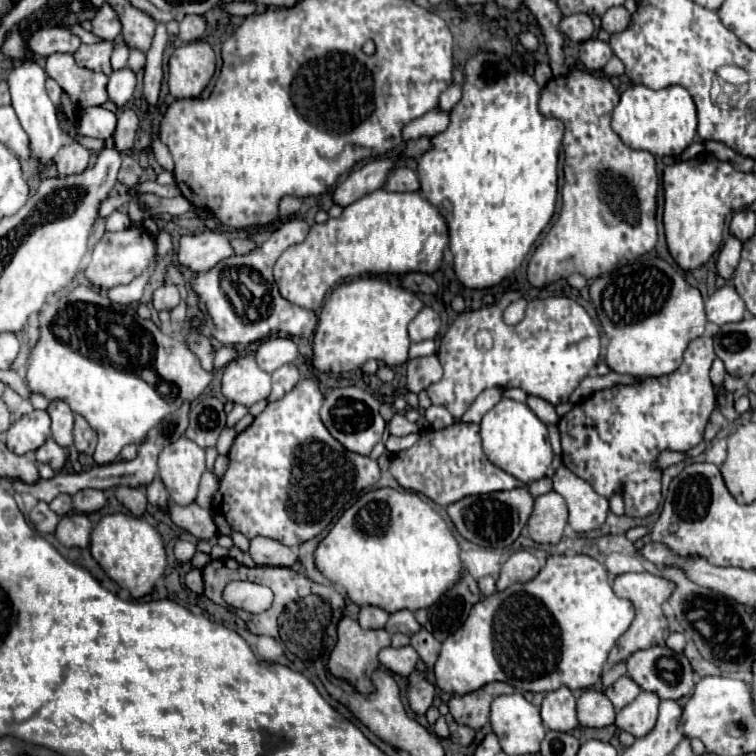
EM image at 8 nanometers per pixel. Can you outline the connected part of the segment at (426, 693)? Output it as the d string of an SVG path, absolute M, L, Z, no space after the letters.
M418 681L410 691L408 691L408 703L410 703L410 709L416 713L416 715L424 715L430 705L434 701L434 685L428 683L428 681Z

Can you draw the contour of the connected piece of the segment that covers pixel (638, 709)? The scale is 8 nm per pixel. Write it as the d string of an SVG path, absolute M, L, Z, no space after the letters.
M642 691L634 699L634 703L626 705L622 711L616 713L616 727L632 733L634 737L644 737L654 729L658 719L658 709L660 709L658 695Z

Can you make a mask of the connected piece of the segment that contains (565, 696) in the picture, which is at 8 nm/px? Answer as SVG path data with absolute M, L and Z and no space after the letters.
M560 687L544 695L540 705L542 723L552 731L572 731L576 721L576 699L568 687Z

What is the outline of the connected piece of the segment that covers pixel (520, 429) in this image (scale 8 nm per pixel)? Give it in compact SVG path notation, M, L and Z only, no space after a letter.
M502 399L498 405L494 405L480 423L480 437L486 457L518 481L530 485L532 481L538 481L548 475L552 465L552 445L548 441L548 429L546 423L542 423L526 403L518 403L512 399Z

